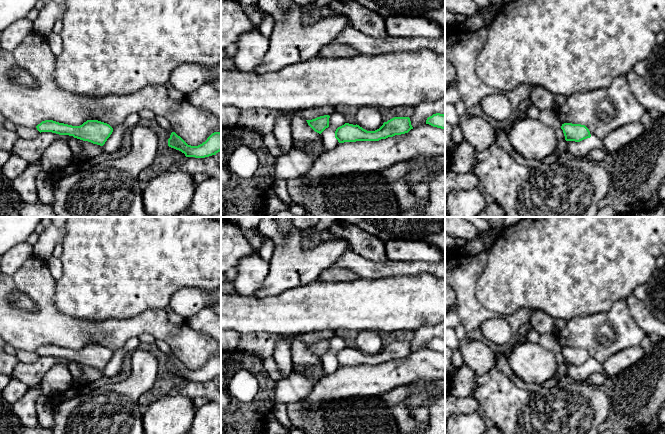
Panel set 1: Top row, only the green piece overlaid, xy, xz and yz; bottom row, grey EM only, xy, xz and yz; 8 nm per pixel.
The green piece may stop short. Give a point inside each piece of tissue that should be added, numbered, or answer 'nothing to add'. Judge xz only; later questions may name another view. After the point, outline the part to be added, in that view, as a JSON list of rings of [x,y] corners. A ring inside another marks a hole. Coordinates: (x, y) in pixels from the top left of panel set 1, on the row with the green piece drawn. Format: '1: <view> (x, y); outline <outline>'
nothing to add

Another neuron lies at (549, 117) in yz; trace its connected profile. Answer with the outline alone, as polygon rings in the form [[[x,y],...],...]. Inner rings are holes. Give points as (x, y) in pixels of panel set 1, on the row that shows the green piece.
[[[554,109],[541,110],[539,120],[548,126],[551,126],[555,130],[562,126],[562,123]]]

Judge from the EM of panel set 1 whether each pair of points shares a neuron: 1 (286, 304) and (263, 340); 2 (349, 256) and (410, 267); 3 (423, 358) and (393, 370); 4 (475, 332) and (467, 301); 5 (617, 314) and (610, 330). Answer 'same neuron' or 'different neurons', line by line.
1: different neurons
2: same neuron
3: same neuron
4: same neuron
5: same neuron

